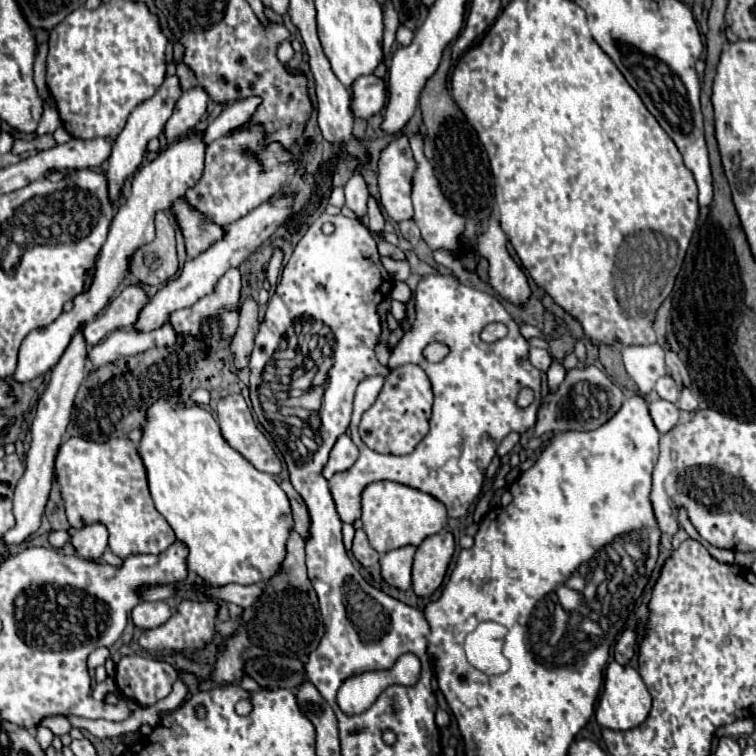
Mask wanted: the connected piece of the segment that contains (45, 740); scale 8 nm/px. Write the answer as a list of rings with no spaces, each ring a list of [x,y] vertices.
[[[39,726],[37,728],[37,742],[39,742],[39,746],[41,746],[41,750],[47,750],[49,746],[51,746],[51,740],[53,740],[53,732],[49,730],[49,728],[45,728],[45,726]]]

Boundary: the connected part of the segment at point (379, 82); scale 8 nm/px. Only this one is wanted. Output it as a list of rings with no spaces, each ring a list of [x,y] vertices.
[[[371,74],[371,76],[361,76],[353,86],[353,112],[357,118],[371,118],[379,110],[385,108],[387,104],[387,86],[385,80]]]

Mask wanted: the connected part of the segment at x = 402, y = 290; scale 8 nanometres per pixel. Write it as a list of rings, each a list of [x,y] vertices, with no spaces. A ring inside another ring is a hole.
[[[395,282],[391,292],[389,292],[389,298],[393,300],[401,300],[401,302],[407,302],[411,298],[411,290],[407,286],[407,282]]]

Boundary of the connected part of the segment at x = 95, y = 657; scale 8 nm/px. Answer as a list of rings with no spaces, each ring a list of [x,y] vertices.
[[[97,648],[95,652],[89,654],[89,658],[87,658],[87,668],[89,668],[89,670],[95,670],[97,666],[105,664],[107,658],[109,658],[109,650],[107,650],[107,648]]]

